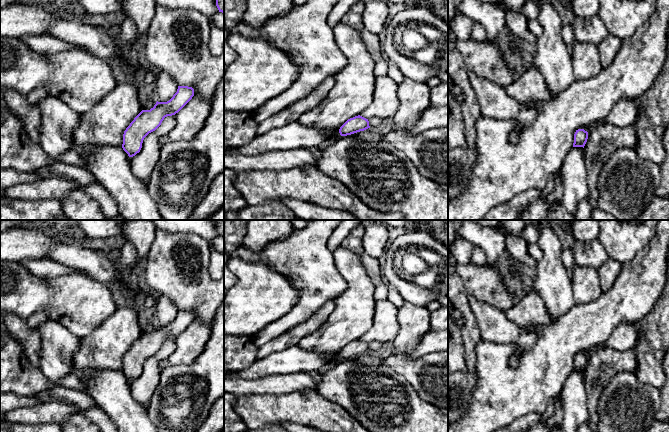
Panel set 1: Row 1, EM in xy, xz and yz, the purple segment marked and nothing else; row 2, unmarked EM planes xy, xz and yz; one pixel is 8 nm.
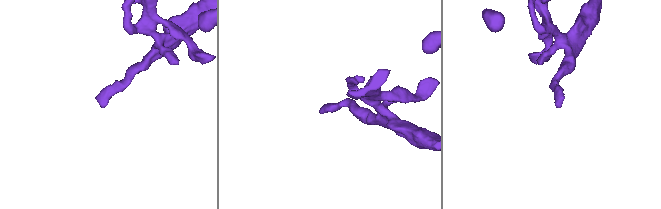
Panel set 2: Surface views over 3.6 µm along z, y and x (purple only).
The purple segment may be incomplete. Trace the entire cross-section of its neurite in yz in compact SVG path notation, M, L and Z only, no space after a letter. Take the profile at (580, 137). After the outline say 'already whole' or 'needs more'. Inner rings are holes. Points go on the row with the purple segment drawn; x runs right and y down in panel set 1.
M584 129L576 130L574 134L574 143L573 147L583 147L585 146L588 139L588 132Z | already whole

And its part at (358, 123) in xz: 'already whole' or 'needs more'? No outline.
already whole

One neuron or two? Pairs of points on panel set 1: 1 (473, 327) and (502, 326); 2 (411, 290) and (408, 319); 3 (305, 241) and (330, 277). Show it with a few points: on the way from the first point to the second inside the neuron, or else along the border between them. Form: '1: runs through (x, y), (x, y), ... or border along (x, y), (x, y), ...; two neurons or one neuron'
1: border along (469, 305), (476, 318), (481, 337); two neurons
2: border along (405, 300), (425, 307); two neurons
3: runs through (305, 250), (321, 268); one neuron

